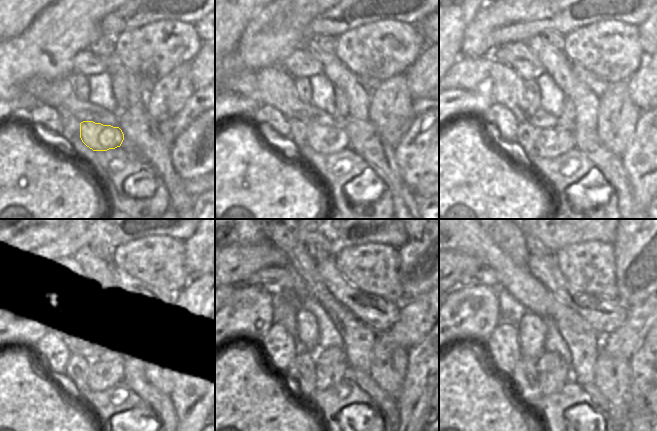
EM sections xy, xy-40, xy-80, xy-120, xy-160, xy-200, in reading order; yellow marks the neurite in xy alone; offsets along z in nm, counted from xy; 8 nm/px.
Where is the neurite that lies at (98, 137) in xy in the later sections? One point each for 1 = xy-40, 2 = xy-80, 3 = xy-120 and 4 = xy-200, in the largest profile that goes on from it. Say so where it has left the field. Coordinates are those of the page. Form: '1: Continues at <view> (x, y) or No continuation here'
1: Continues at xy-40 (326, 140)
2: Continues at xy-80 (551, 142)
3: Continues at xy-120 (103, 372)
4: Continues at xy-200 (551, 382)

